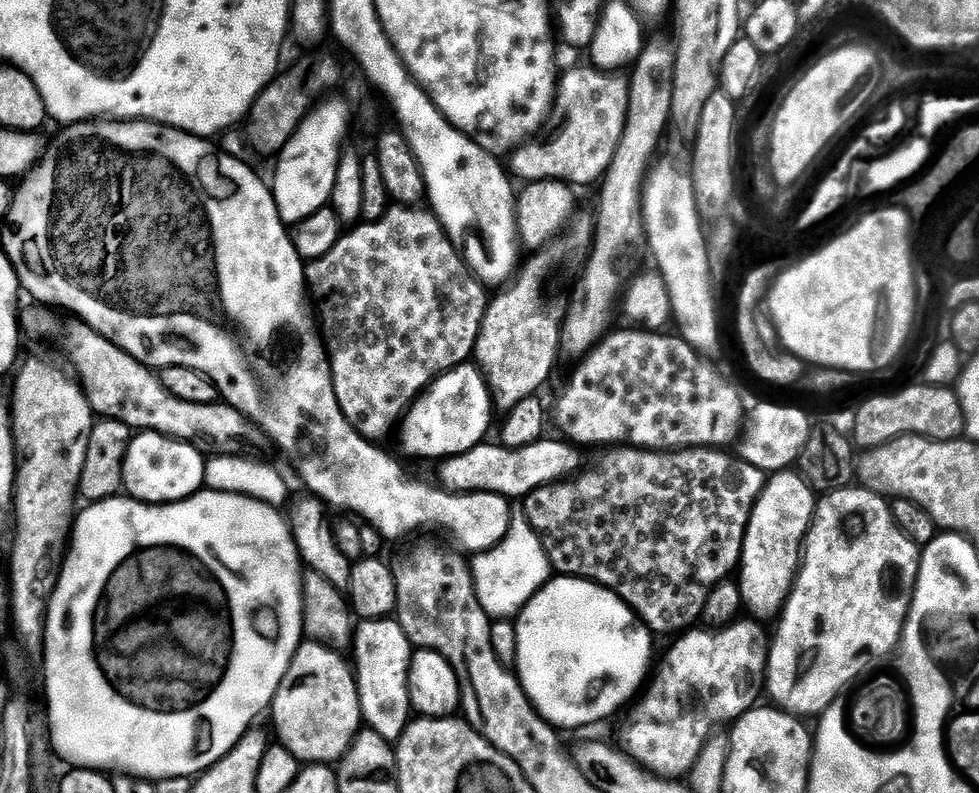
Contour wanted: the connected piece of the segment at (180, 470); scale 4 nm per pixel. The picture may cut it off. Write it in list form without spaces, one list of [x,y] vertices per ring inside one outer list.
[[[141,431],[133,435],[132,445],[124,463],[123,491],[141,504],[175,504],[196,495],[205,487],[204,465],[206,456],[199,452],[195,443],[177,440],[162,432]]]

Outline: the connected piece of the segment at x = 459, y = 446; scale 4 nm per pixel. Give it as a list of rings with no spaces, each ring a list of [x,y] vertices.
[[[460,363],[439,376],[409,409],[403,428],[404,448],[410,455],[447,458],[485,443],[487,436],[484,435],[492,424],[494,393],[483,371],[475,363]]]

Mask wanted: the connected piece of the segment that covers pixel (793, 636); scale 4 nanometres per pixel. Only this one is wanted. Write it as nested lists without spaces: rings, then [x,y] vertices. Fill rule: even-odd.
[[[849,486],[819,497],[816,513],[812,516],[812,525],[808,528],[808,535],[804,541],[802,563],[799,572],[796,573],[796,582],[792,585],[788,603],[784,605],[782,615],[779,617],[779,620],[781,619],[780,629],[776,632],[772,653],[767,653],[766,656],[766,692],[767,695],[770,694],[776,699],[773,700],[775,707],[790,712],[797,718],[819,717],[873,665],[895,652],[896,646],[904,634],[904,624],[908,621],[912,596],[916,593],[916,579],[920,573],[920,553],[921,549],[918,545],[896,524],[889,501],[878,493],[871,492],[870,489],[863,486]]]

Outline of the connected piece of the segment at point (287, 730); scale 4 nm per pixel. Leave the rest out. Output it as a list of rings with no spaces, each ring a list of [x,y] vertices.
[[[305,639],[272,699],[270,717],[276,723],[279,743],[289,748],[297,760],[309,765],[328,766],[339,762],[362,728],[360,695],[353,665],[349,661],[347,664],[335,651],[339,652],[327,643]]]

